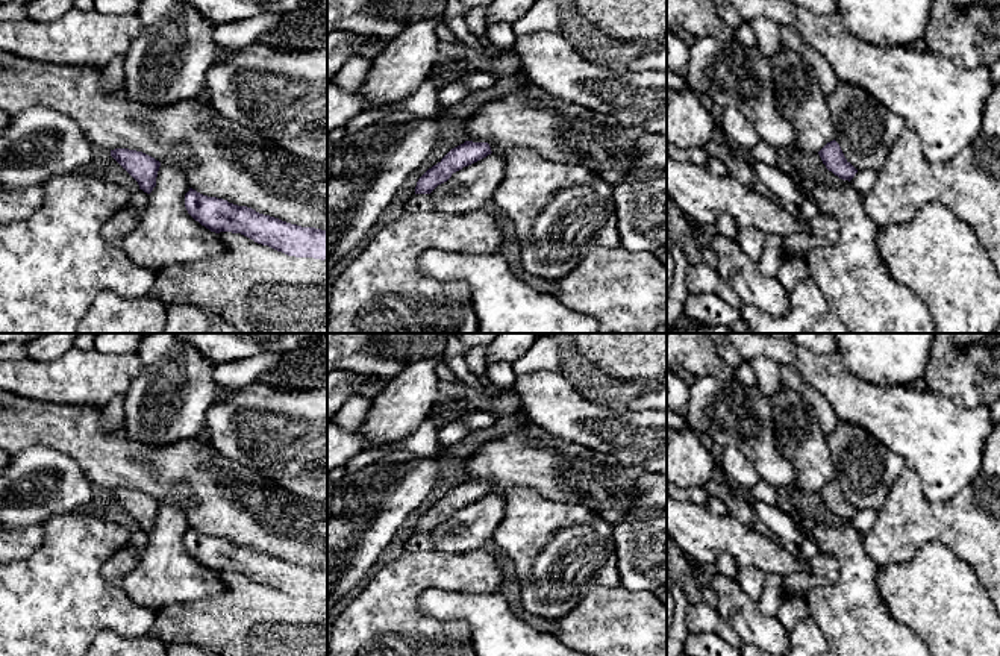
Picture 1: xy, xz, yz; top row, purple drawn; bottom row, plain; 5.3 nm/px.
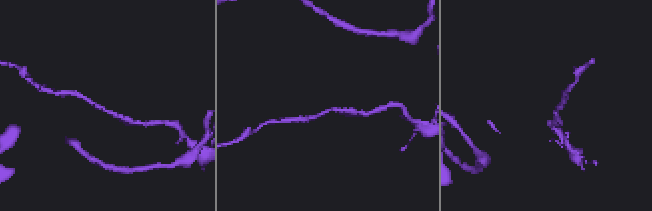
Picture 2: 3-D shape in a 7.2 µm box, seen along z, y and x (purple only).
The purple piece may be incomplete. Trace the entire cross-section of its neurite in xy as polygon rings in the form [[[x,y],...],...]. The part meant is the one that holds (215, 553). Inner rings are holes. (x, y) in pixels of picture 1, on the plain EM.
[[[192,527],[185,533],[185,547],[211,571],[241,573],[288,595],[327,598],[327,570],[291,564]]]

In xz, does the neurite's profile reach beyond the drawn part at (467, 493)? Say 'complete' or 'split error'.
complete

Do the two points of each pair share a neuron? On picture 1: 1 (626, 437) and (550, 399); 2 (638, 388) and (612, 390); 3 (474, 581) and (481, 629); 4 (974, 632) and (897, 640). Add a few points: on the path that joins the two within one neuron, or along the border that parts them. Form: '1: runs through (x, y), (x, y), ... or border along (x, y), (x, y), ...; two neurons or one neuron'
1: runs through (608, 418), (600, 412), (588, 409), (568, 409); one neuron
2: runs through (632, 388), (618, 390); one neuron
3: border along (441, 588), (464, 593), (499, 593); two neurons
4: border along (891, 615), (921, 640); two neurons

